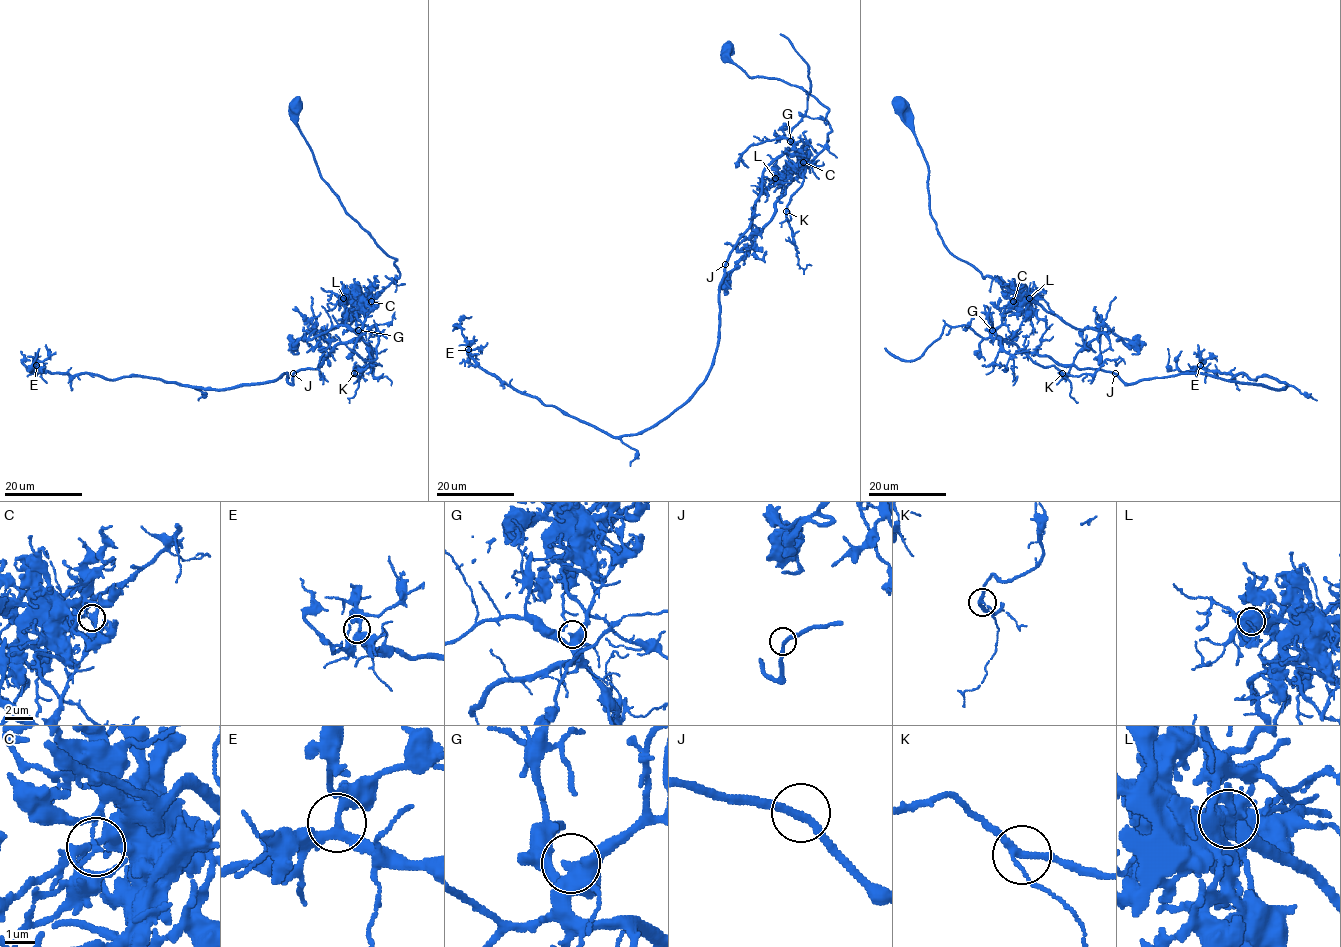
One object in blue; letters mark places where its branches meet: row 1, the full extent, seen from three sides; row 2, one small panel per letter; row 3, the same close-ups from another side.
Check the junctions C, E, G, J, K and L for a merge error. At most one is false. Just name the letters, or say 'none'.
C

